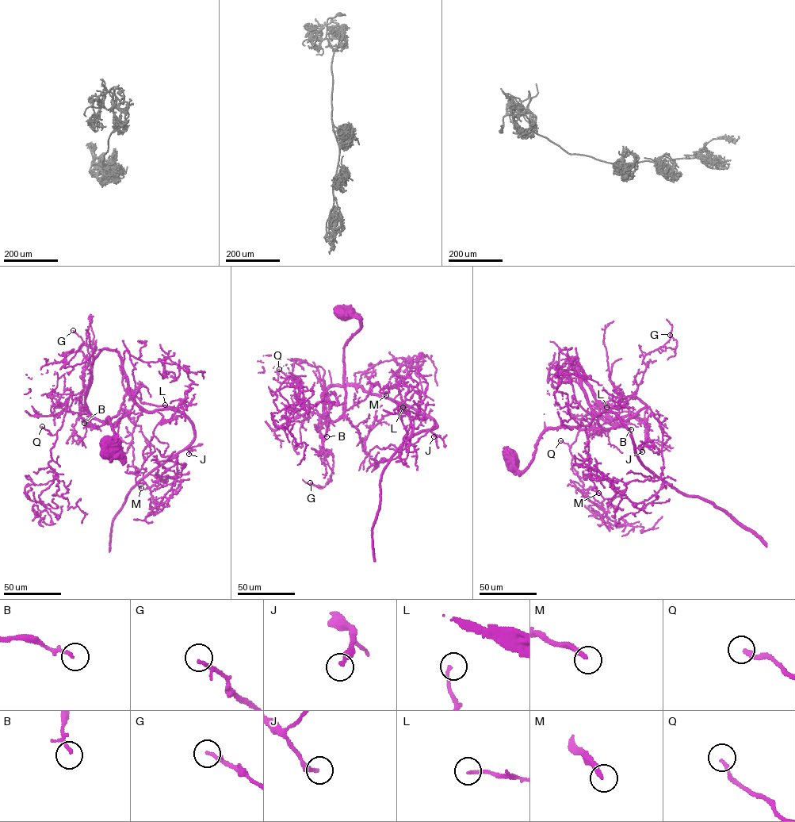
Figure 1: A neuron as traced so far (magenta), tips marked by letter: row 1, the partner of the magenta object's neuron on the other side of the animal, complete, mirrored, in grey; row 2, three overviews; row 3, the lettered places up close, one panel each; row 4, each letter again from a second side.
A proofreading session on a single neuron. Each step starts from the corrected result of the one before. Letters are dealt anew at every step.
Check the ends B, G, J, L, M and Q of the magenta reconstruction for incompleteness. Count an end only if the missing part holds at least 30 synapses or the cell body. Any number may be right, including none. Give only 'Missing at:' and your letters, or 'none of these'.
Missing at: J, M, Q

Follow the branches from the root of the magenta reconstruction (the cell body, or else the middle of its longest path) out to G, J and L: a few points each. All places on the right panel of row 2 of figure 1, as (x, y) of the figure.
G: (514, 468), (528, 466), (548, 429), (607, 430), (628, 416), (644, 357), (675, 348), (670, 335)
J: (514, 468), (521, 474), (528, 466), (548, 429), (615, 425), (577, 357), (592, 411), (613, 412), (642, 451)
L: (514, 468), (521, 474), (528, 466), (548, 429), (607, 430), (646, 405), (626, 396), (606, 407)

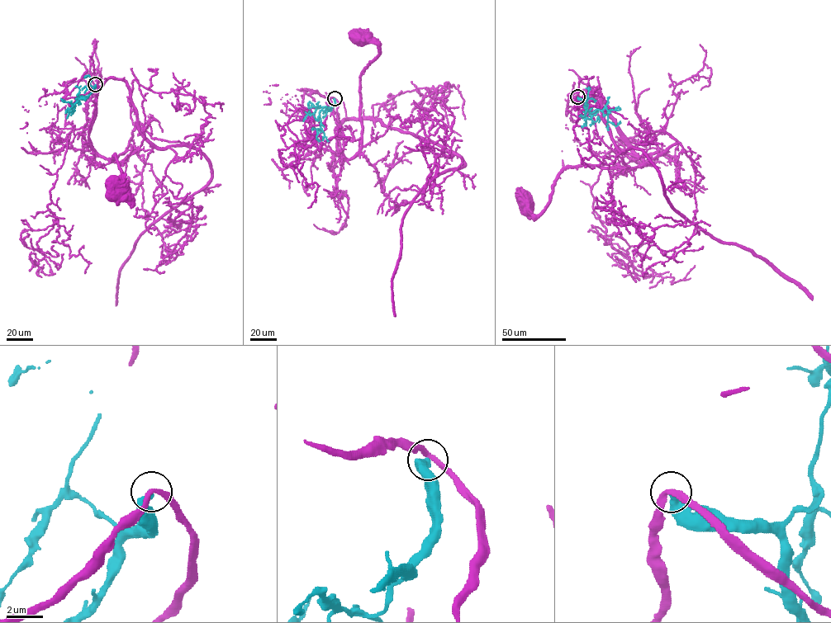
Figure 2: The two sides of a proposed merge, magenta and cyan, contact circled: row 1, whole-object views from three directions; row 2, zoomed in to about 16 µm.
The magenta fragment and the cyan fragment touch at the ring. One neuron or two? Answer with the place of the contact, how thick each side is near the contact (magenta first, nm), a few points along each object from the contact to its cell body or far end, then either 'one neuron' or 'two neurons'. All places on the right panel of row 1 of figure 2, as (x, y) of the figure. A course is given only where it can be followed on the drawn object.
place (577, 96); calibres 280 and 360 nm; course magenta (577, 96), (605, 110), (643, 162), (632, 169), (566, 167), (555, 182), (549, 204), (535, 218), (528, 211); course cyan (577, 96), (585, 101), (586, 110), (593, 112), (605, 107), (608, 121), (616, 126), (619, 121); two neurons

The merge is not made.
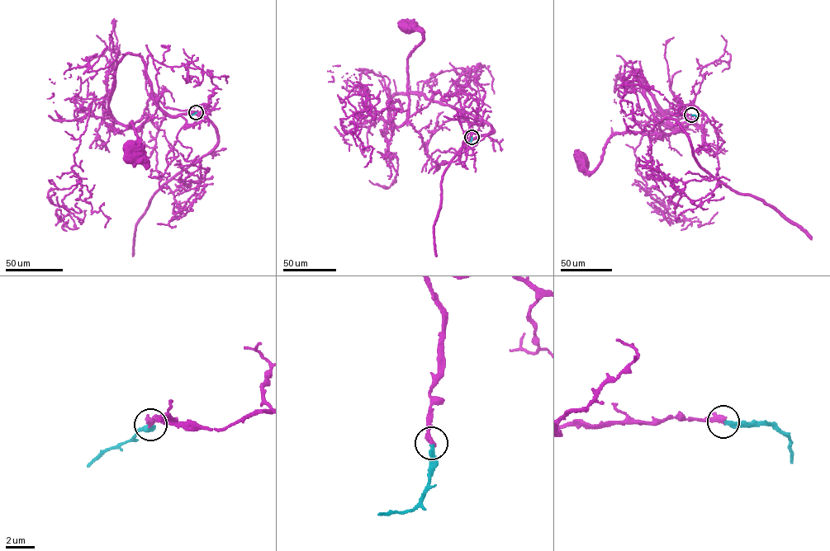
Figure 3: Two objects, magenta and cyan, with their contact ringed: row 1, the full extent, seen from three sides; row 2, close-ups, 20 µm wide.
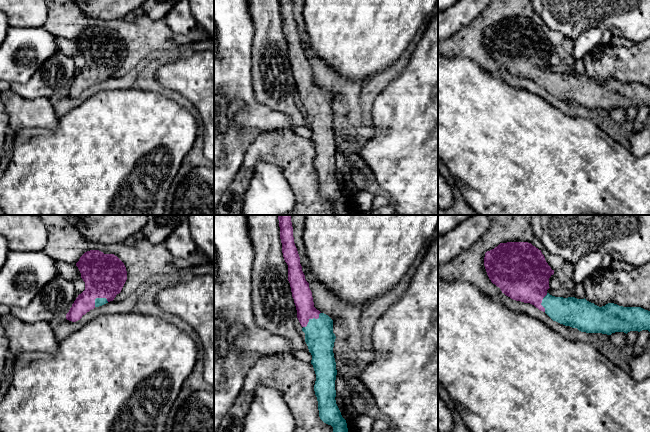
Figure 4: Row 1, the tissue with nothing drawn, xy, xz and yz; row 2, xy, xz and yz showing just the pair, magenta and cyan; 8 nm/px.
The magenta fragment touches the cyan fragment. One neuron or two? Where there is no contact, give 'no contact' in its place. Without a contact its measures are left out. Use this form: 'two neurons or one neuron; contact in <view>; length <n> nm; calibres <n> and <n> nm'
one neuron; contact in xz; length 190 nm; calibres 160 and 240 nm

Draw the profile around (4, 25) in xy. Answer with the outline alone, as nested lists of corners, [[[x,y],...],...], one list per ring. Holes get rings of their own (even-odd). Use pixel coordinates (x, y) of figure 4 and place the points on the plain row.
[[[0,12],[0,46],[3,44],[9,29],[7,17]]]

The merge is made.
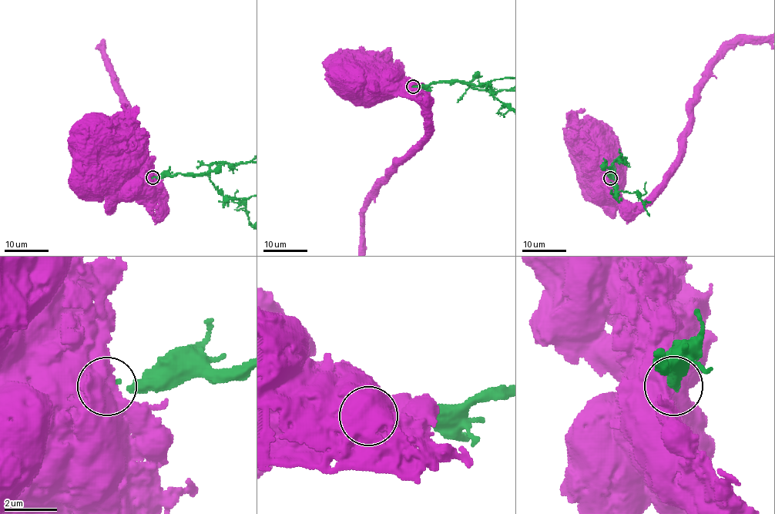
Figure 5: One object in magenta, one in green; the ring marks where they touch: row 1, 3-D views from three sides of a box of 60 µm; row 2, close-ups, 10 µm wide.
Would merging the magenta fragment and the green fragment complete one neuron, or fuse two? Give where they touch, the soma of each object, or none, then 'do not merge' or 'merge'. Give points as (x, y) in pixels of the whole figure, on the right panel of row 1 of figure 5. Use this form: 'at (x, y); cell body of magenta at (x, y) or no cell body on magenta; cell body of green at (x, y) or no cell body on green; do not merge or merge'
at (610, 178); cell body of magenta at (607, 187); no cell body on green; do not merge

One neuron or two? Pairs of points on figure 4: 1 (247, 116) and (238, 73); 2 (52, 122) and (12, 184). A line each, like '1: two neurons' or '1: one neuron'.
1: one neuron
2: two neurons

